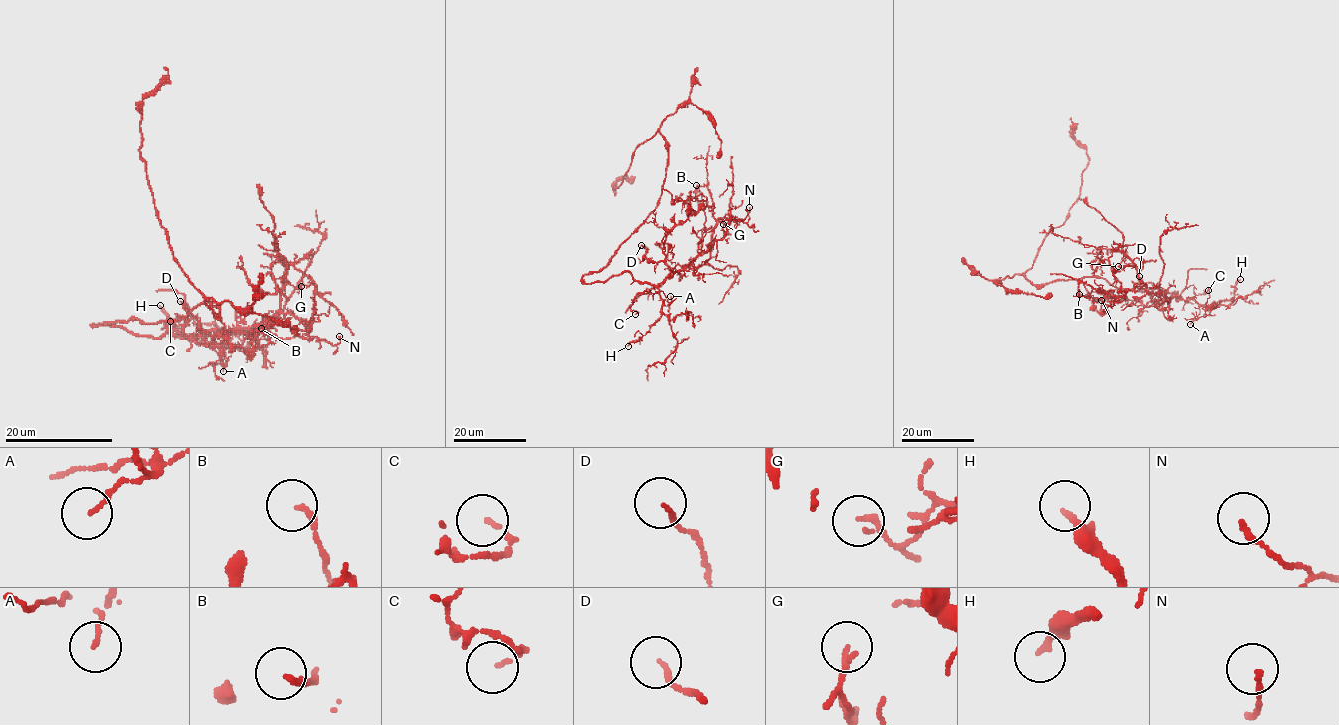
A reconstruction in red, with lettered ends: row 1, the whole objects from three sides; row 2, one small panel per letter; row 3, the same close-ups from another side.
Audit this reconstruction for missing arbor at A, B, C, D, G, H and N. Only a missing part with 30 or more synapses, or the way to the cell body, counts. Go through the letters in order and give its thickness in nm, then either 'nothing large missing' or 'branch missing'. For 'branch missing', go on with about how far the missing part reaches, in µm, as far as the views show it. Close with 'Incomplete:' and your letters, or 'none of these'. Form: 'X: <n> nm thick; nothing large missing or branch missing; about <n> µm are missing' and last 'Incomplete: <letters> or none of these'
A: 100 nm thick; nothing large missing
B: 180 nm thick; nothing large missing
C: 120 nm thick; nothing large missing
D: 110 nm thick; nothing large missing
G: 170 nm thick; nothing large missing
H: 190 nm thick; nothing large missing
N: 160 nm thick; nothing large missing
Incomplete: none of these

